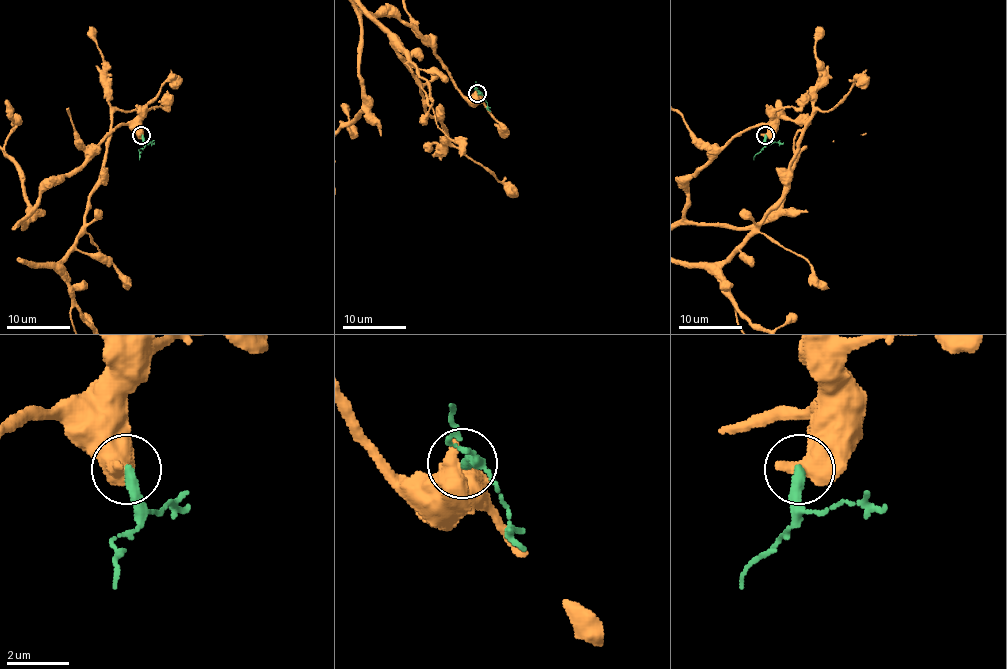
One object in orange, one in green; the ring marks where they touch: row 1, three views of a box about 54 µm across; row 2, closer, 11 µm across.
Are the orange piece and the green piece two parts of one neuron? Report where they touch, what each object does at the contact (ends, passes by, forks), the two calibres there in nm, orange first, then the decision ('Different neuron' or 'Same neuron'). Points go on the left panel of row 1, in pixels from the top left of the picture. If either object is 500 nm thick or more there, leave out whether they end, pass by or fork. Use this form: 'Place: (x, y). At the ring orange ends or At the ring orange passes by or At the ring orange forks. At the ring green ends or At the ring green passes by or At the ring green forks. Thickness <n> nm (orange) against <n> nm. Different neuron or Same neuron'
Place: (141, 135). Thickness 700 nm (orange) against 360 nm. Different neuron

